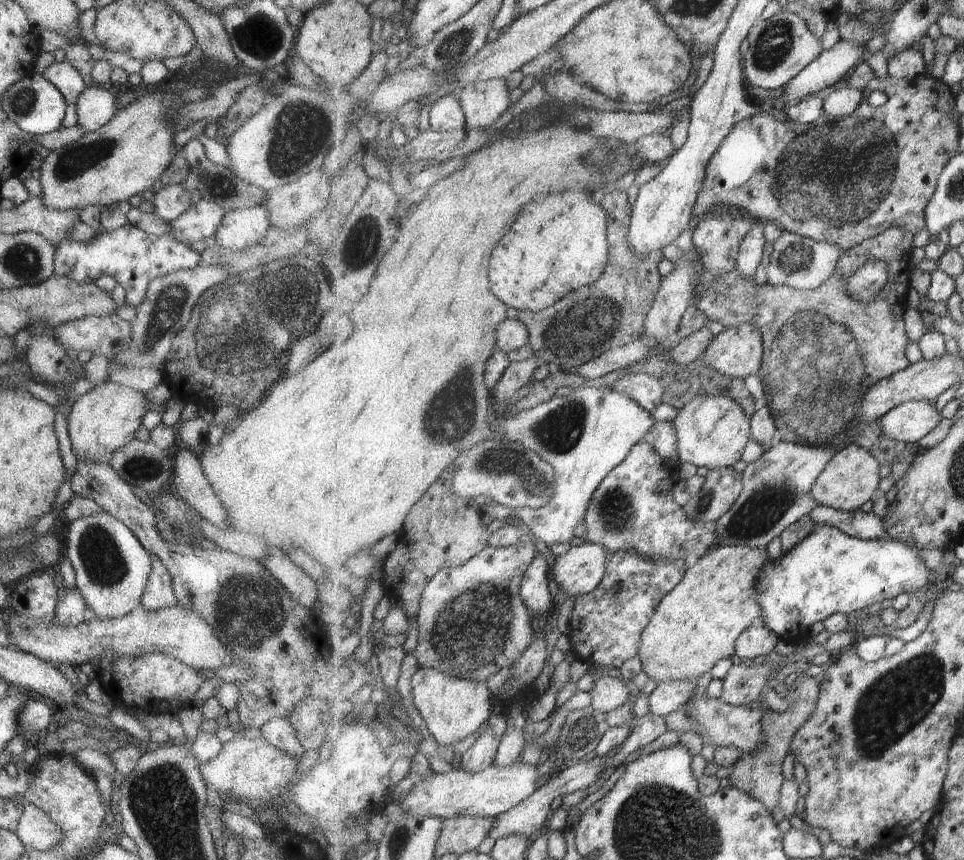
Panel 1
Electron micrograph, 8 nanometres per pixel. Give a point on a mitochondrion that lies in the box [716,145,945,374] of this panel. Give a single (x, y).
(795, 257)

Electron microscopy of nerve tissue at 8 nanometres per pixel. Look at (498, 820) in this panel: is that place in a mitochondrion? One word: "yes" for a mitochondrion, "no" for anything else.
no

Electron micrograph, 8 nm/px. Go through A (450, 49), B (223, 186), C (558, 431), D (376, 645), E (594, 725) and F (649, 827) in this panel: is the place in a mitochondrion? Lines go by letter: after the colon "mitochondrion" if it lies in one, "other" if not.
A: mitochondrion
B: mitochondrion
C: mitochondrion
D: other
E: mitochondrion
F: mitochondrion

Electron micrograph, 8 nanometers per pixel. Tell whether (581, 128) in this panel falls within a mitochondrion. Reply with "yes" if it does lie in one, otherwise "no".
no

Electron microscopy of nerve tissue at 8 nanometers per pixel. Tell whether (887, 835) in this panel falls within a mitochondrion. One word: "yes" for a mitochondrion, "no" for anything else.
no

